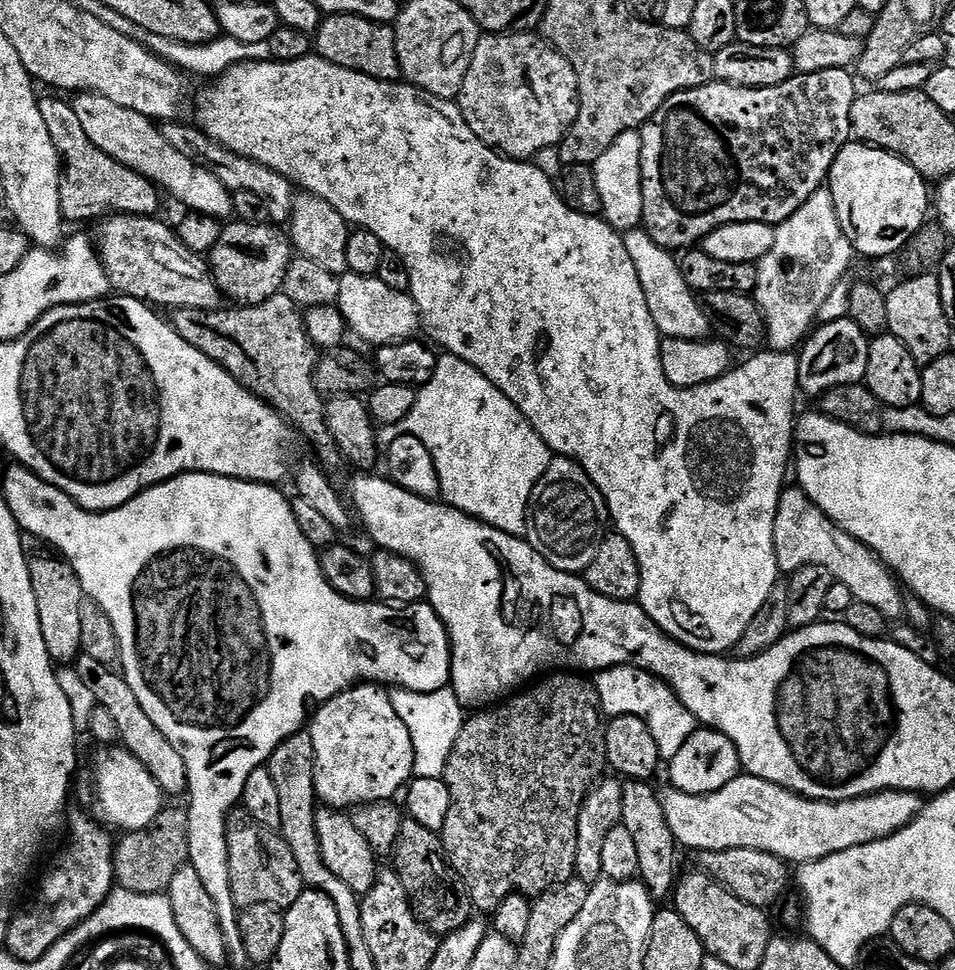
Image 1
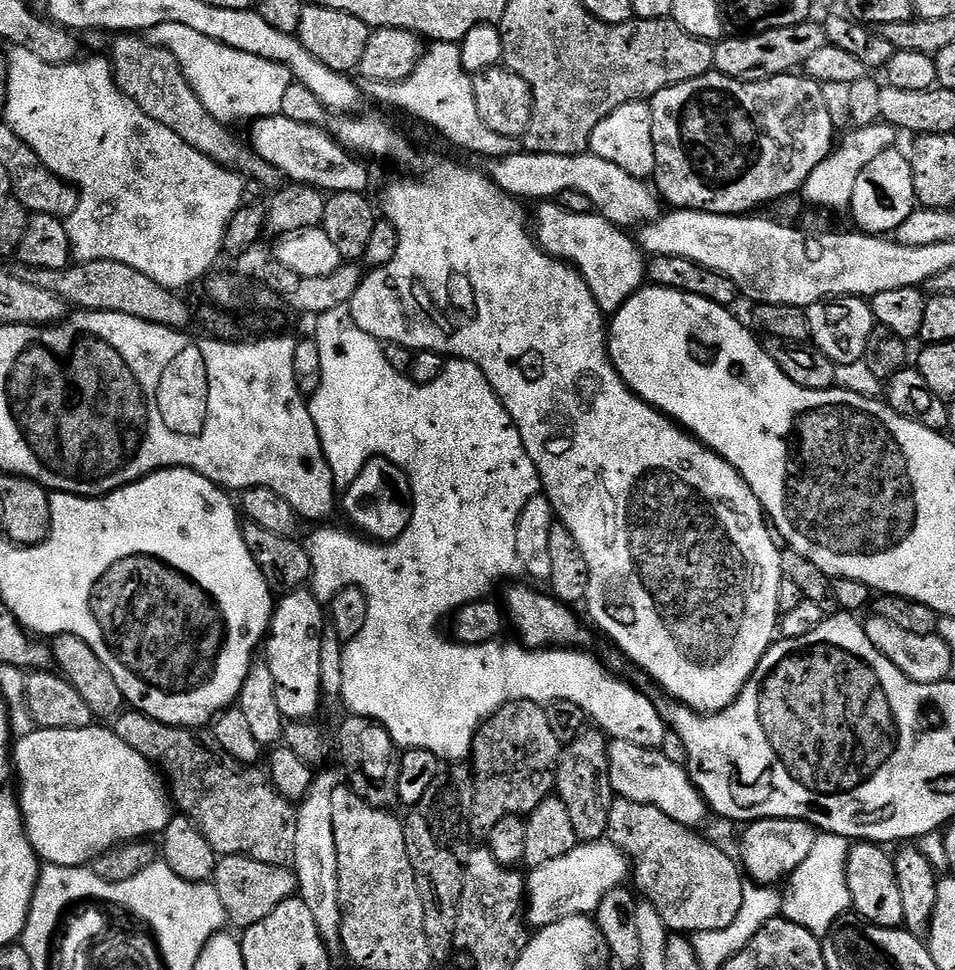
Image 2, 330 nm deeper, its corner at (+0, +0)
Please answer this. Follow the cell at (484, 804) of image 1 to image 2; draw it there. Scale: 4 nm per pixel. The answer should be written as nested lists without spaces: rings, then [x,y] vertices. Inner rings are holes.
[[[512,700],[496,711],[476,733],[470,767],[476,781],[470,824],[487,834],[494,822],[507,816],[527,817],[529,812],[553,795],[556,769],[560,766],[562,745],[554,738],[545,705],[532,700]]]

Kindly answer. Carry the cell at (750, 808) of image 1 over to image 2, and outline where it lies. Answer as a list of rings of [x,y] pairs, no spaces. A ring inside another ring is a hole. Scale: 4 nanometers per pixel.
[[[612,740],[608,746],[608,773],[613,793],[619,799],[658,806],[662,814],[674,818],[674,822],[685,824],[688,829],[699,829],[699,824],[705,823],[704,815],[709,815],[710,809],[692,784],[687,767],[670,762],[660,750],[634,746],[634,742]]]

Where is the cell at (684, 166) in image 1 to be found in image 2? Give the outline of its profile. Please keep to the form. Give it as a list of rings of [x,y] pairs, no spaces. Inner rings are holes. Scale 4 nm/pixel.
[[[715,70],[702,78],[670,86],[652,97],[654,188],[665,205],[676,210],[742,216],[764,210],[775,200],[801,191],[810,174],[832,153],[838,130],[830,122],[821,84],[803,74],[742,82]]]

